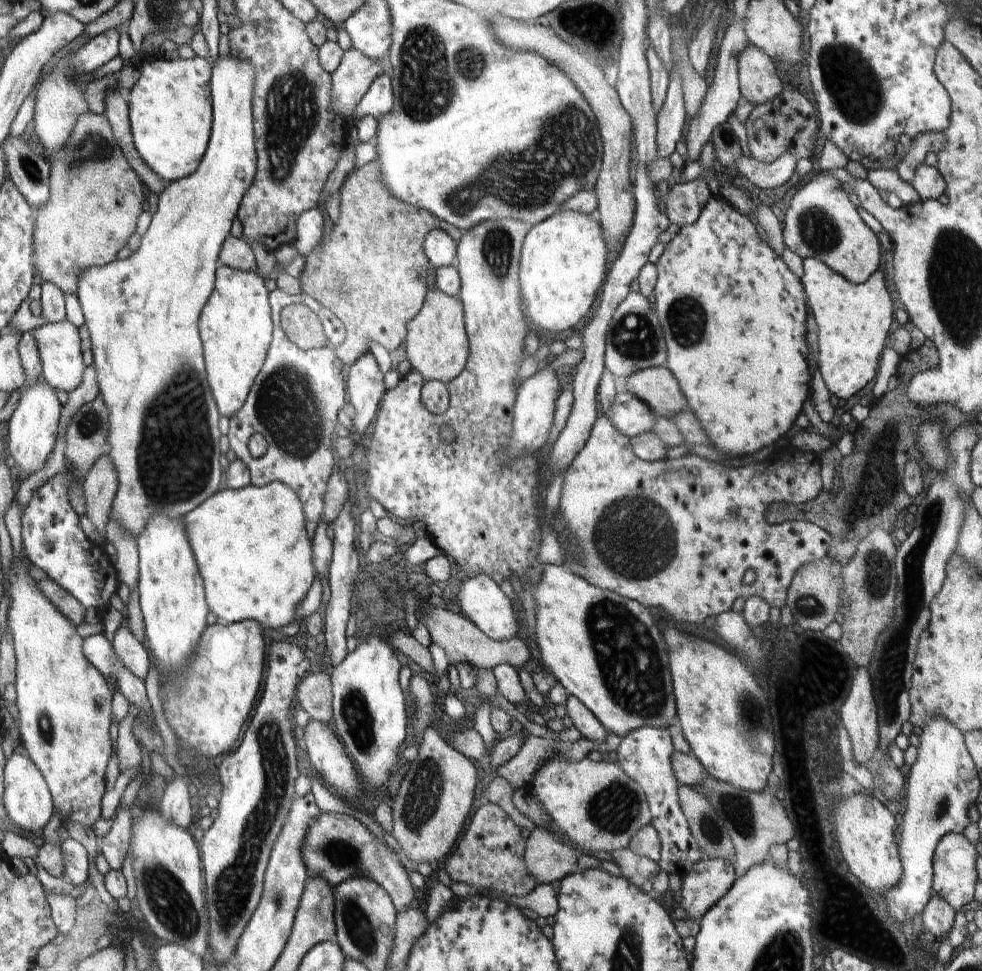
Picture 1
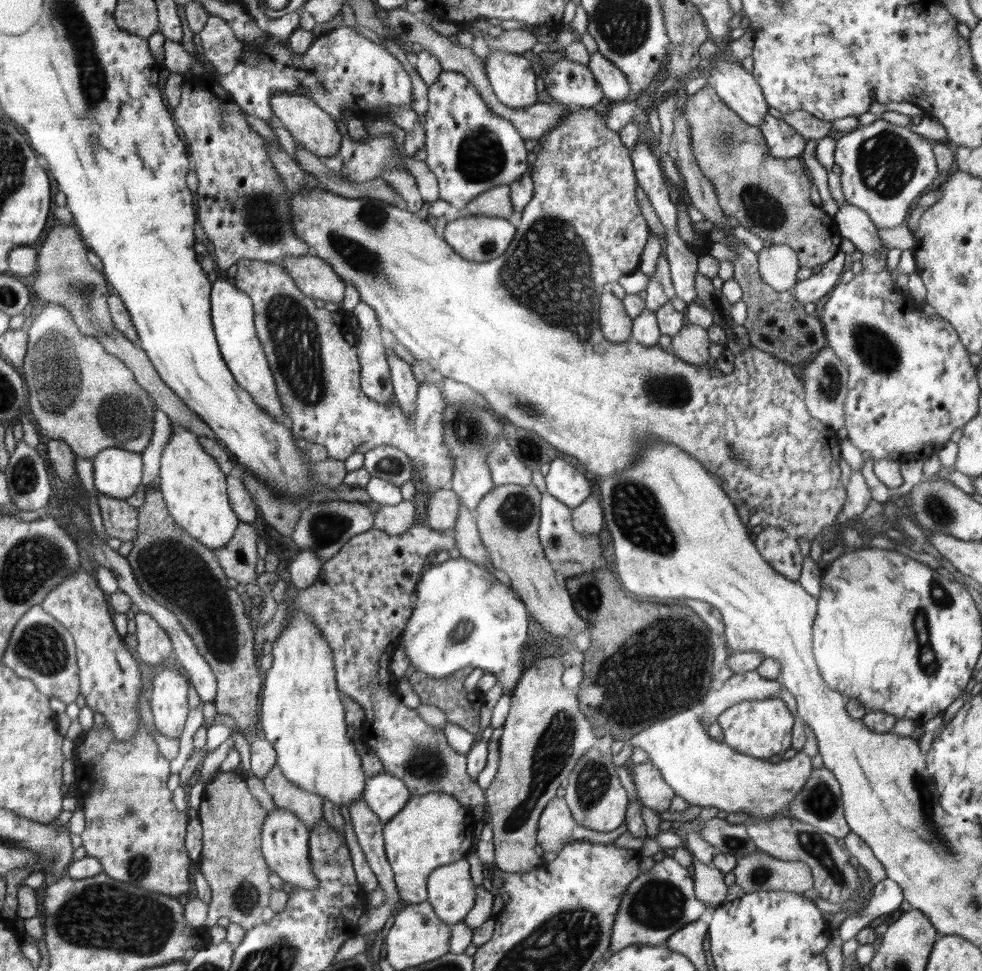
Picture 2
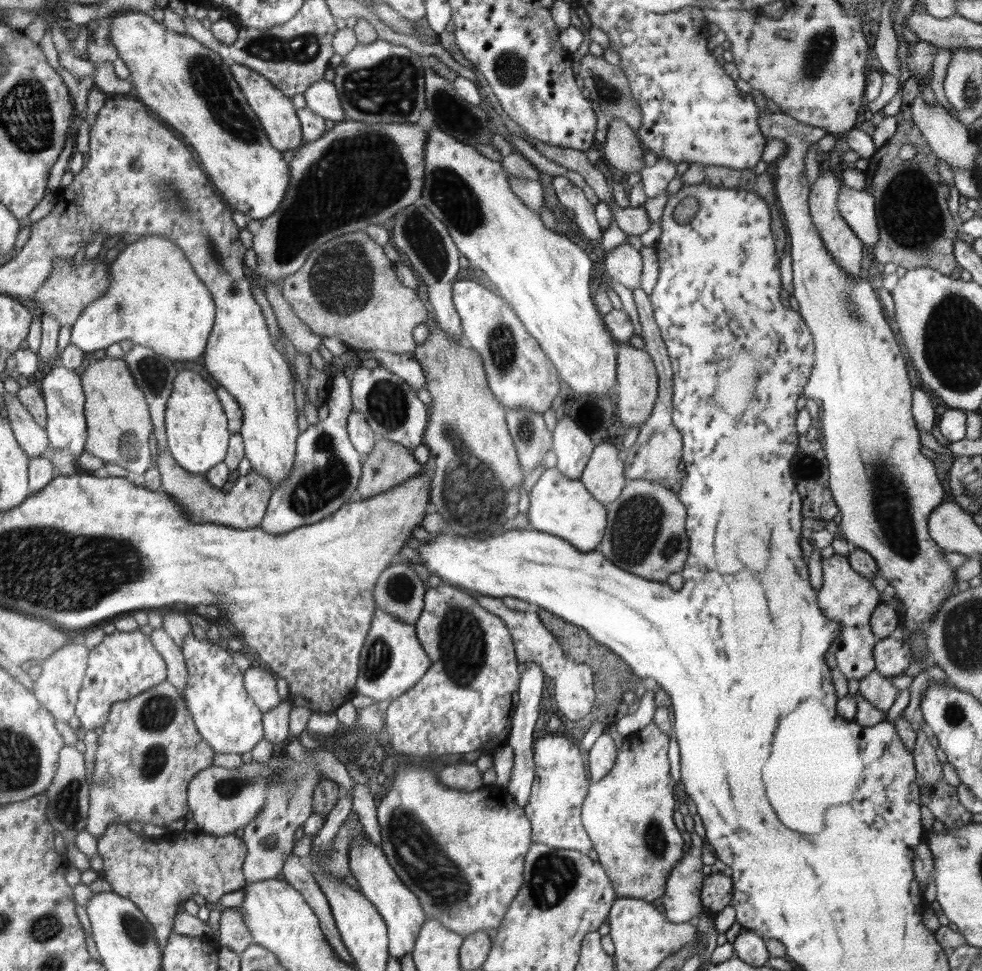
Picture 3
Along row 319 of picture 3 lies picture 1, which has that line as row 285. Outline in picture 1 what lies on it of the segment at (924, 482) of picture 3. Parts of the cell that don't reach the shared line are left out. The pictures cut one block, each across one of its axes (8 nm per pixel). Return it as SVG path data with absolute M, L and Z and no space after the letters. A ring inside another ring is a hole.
M806 258L803 262L804 274L799 280L804 288L808 306L812 310L812 316L816 320L816 326L818 326L818 346L820 347L818 369L830 393L842 402L847 401L876 378L882 350L887 347L888 332L894 322L895 314L893 302L887 290L886 276L877 271L870 276L869 280L856 285L833 272L817 258Z

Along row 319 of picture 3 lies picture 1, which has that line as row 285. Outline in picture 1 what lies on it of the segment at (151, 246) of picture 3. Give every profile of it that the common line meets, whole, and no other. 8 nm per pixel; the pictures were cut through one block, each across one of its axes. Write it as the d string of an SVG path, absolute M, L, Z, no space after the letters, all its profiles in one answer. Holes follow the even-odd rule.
M232 52L225 56L218 54L218 60L211 65L211 80L209 82L212 94L213 126L206 153L200 162L199 168L191 176L166 185L164 192L158 200L158 210L154 214L150 227L142 237L142 245L126 260L116 260L105 266L90 266L84 272L78 272L78 290L76 296L80 301L84 313L85 328L88 330L93 355L93 366L96 370L96 381L100 387L99 396L108 410L109 430L107 442L109 445L109 460L117 473L118 489L111 507L111 518L134 540L147 528L152 516L163 515L168 519L182 519L194 508L197 508L205 499L218 493L222 472L219 459L221 450L219 439L219 419L214 398L212 397L205 361L203 347L199 336L199 319L202 308L208 303L211 293L215 288L215 273L219 266L220 250L226 236L230 235L232 222L237 218L237 211L244 194L254 181L256 175L256 150L254 137L254 118L252 113L252 100L254 98L254 68L250 62L232 56Z

